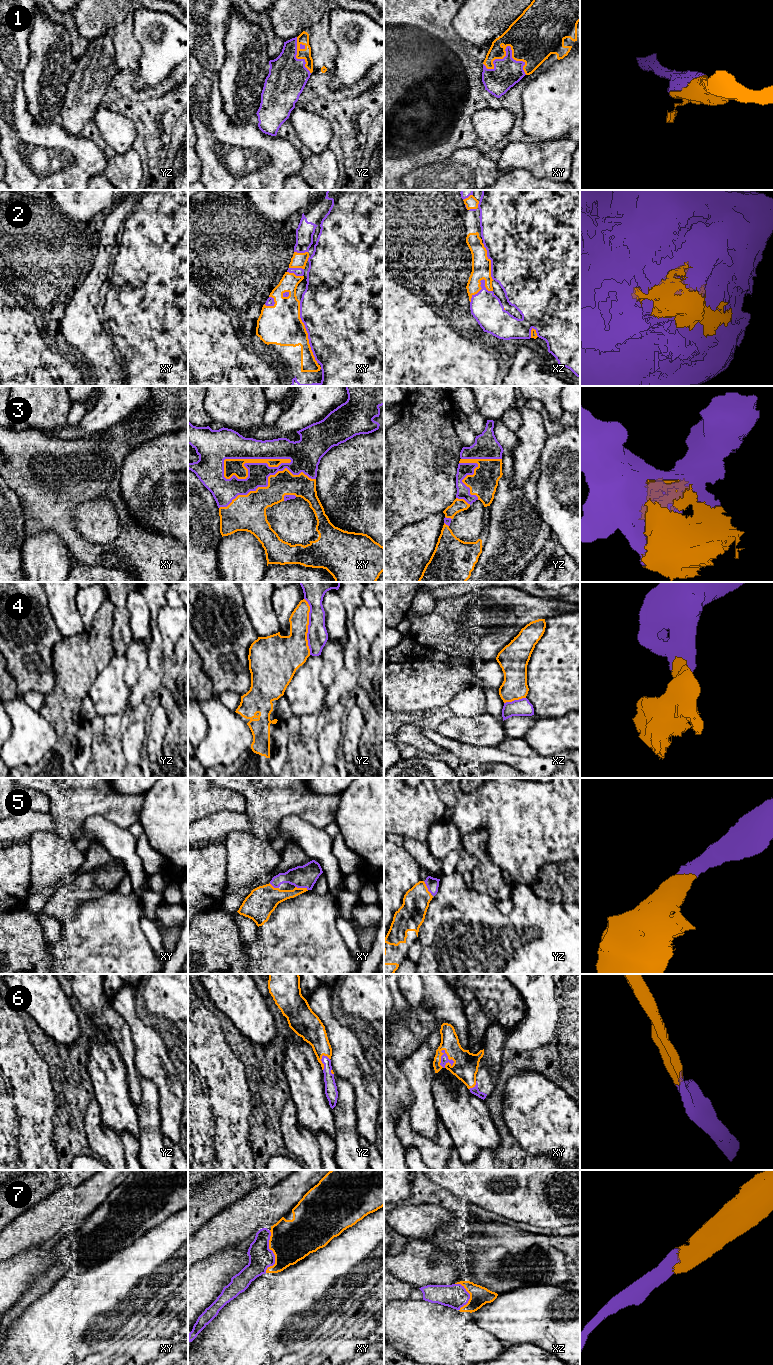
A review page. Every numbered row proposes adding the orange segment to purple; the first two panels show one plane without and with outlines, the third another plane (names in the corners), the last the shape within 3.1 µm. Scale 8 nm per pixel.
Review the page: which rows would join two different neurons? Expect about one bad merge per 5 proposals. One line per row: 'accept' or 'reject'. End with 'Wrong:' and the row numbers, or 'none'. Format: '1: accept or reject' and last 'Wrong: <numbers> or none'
1: accept
2: accept
3: accept
4: reject
5: accept
6: accept
7: accept
Wrong: 4

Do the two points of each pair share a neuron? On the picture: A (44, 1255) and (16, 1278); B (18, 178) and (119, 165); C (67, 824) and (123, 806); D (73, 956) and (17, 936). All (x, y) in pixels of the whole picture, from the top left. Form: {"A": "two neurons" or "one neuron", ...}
{"A": "one neuron", "B": "two neurons", "C": "one neuron", "D": "two neurons"}

